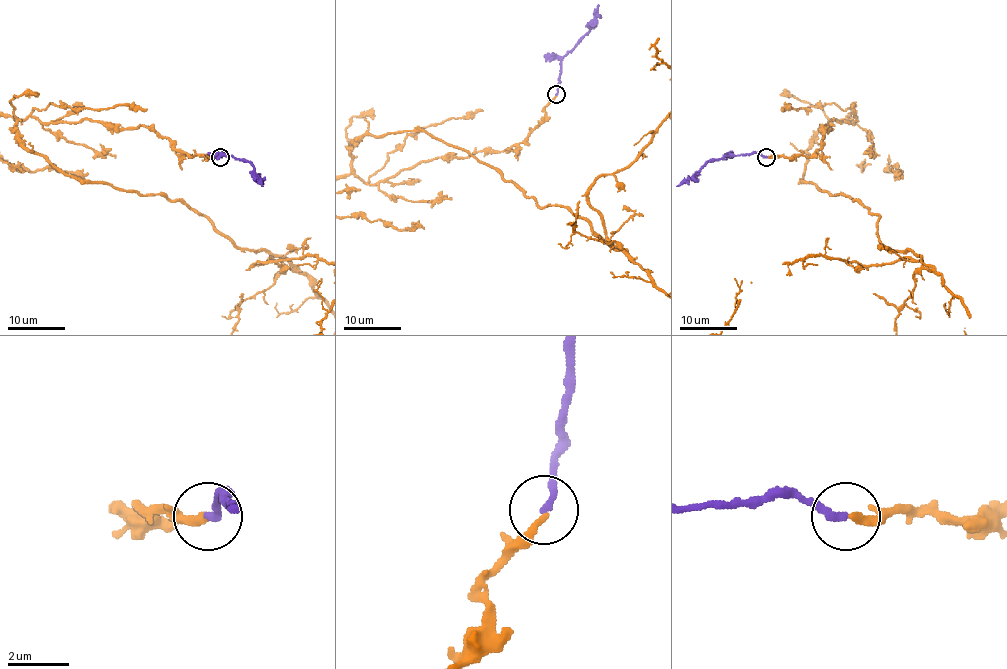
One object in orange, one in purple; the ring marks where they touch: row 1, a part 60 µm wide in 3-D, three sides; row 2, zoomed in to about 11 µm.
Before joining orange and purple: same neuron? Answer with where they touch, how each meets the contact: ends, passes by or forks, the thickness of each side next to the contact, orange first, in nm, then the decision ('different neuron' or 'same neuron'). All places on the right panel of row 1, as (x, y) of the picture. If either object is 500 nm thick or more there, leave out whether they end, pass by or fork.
at (766, 157); orange ends there; purple ends there; 220 nm thick on the orange side, 240 nm on the other; same neuron

